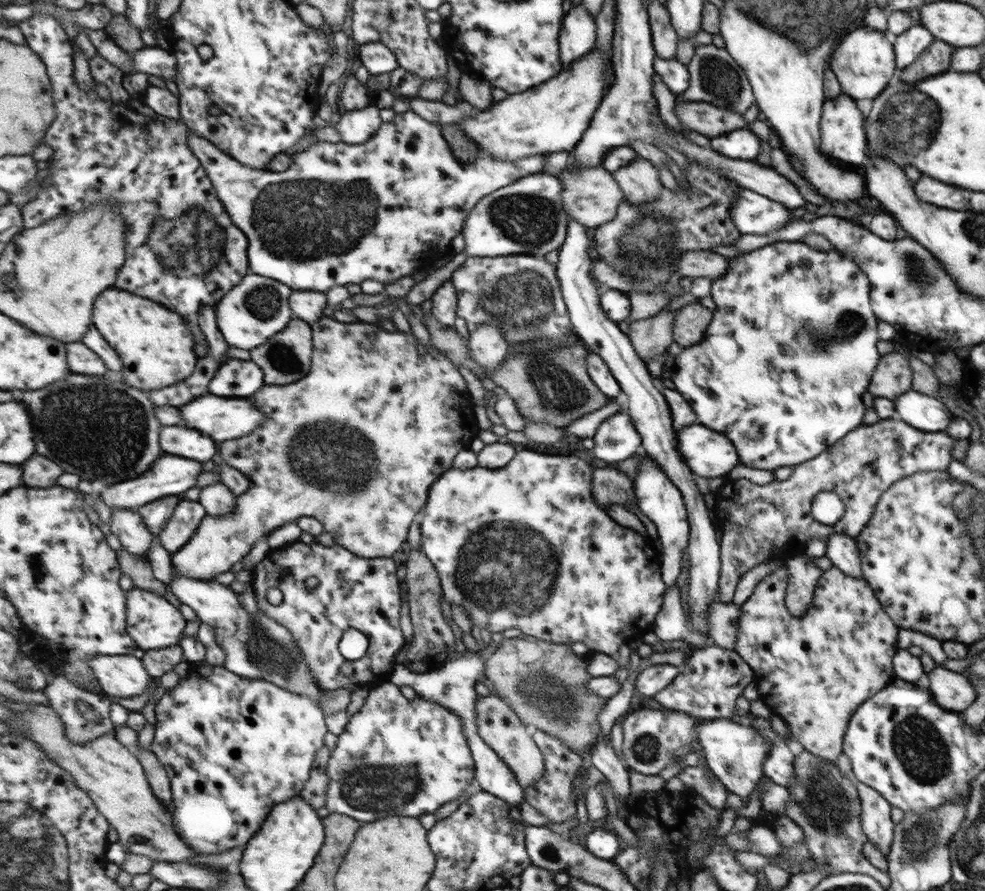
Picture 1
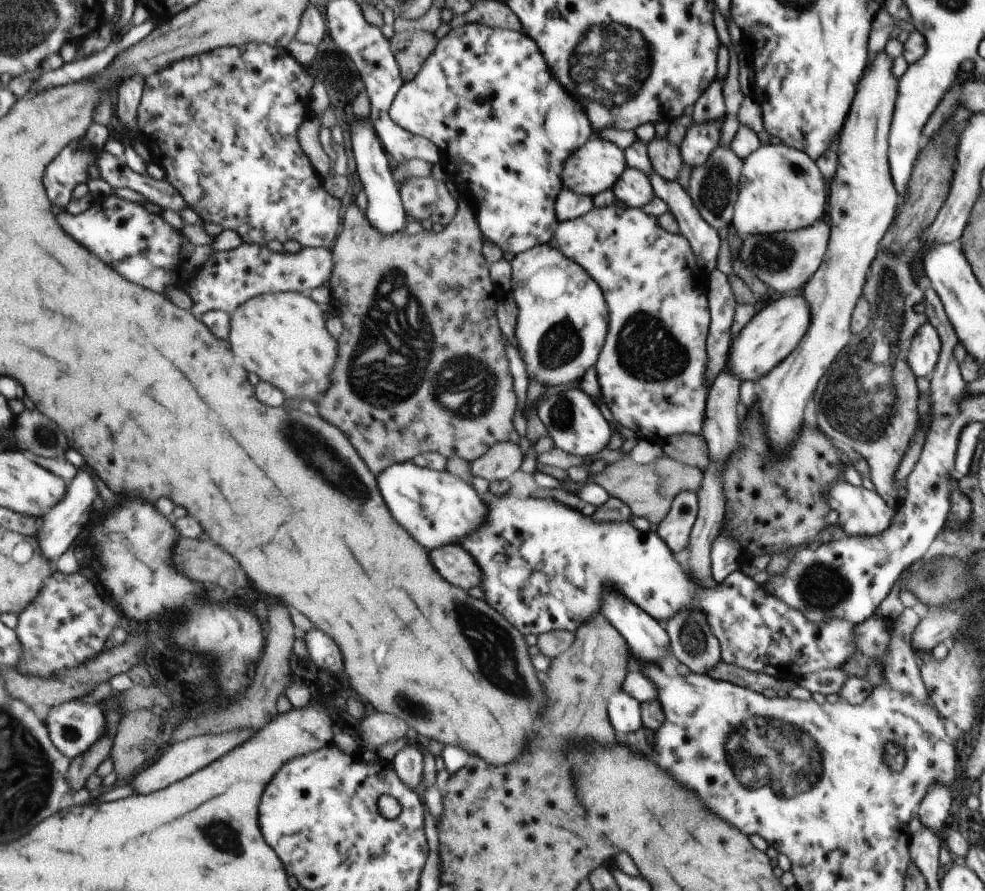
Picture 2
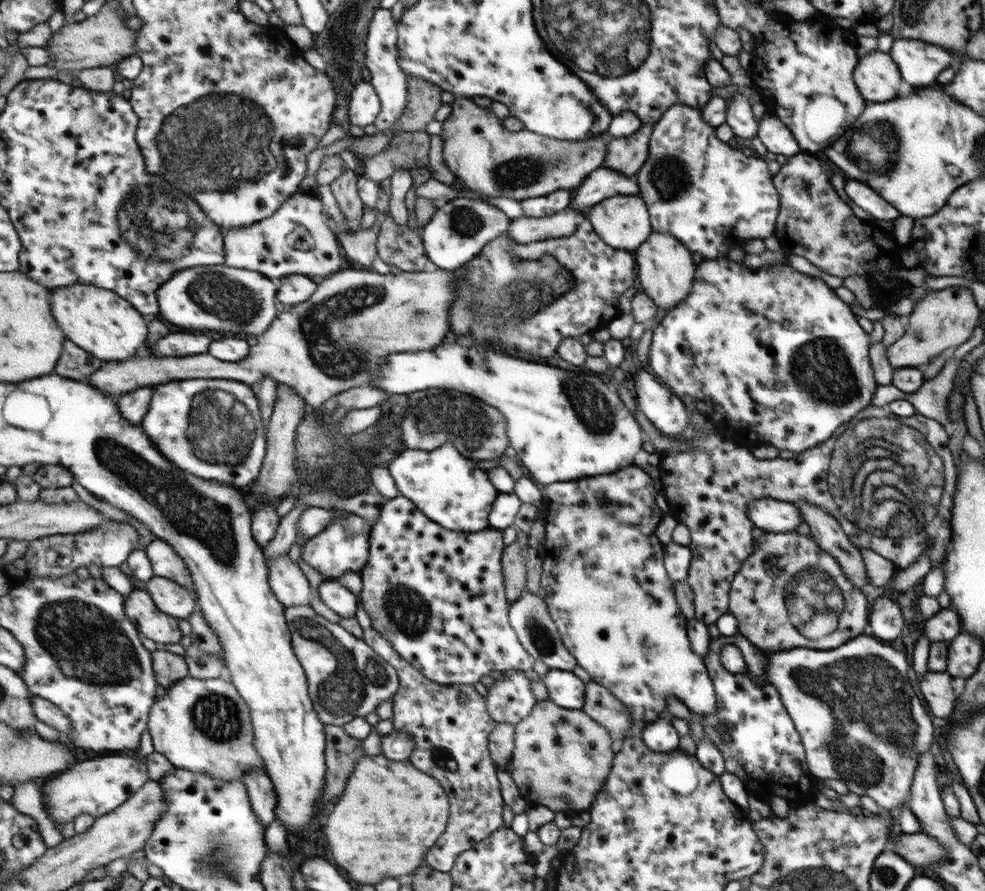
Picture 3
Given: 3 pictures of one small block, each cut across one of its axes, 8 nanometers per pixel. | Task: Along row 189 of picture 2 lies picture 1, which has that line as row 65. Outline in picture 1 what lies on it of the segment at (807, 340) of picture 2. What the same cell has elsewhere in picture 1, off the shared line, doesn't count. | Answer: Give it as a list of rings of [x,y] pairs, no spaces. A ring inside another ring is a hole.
[[[859,27],[847,34],[834,51],[829,68],[836,76],[841,93],[867,103],[883,92],[887,80],[893,74],[893,52],[891,44],[885,40],[881,31]]]

